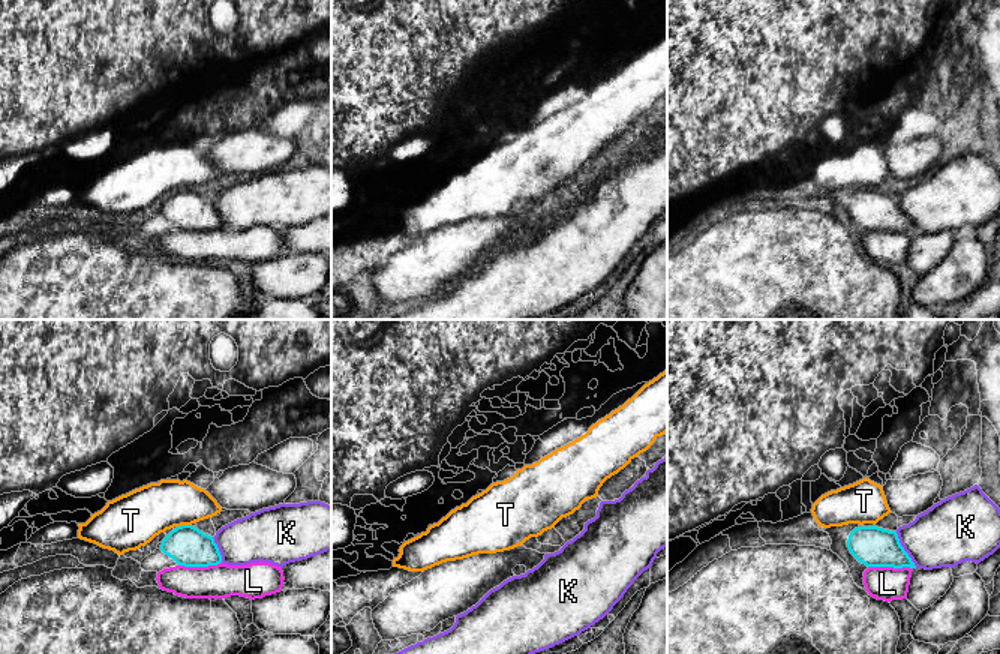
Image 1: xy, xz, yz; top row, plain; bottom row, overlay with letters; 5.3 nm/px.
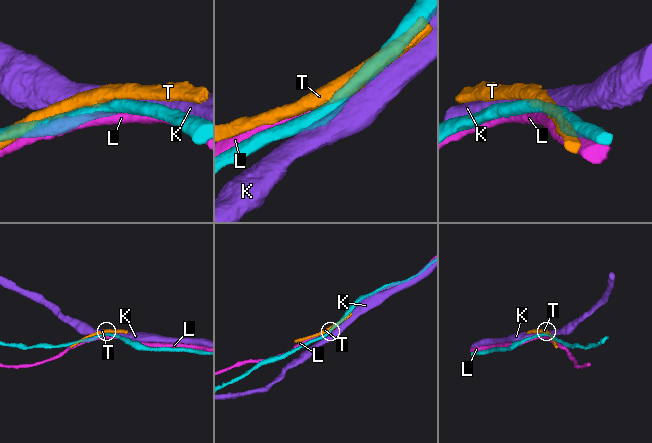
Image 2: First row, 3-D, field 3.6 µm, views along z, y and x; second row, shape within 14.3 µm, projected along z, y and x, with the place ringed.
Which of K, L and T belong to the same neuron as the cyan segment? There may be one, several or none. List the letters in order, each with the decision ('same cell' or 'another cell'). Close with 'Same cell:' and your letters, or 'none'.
K: another cell
L: another cell
T: another cell
Same cell: none

